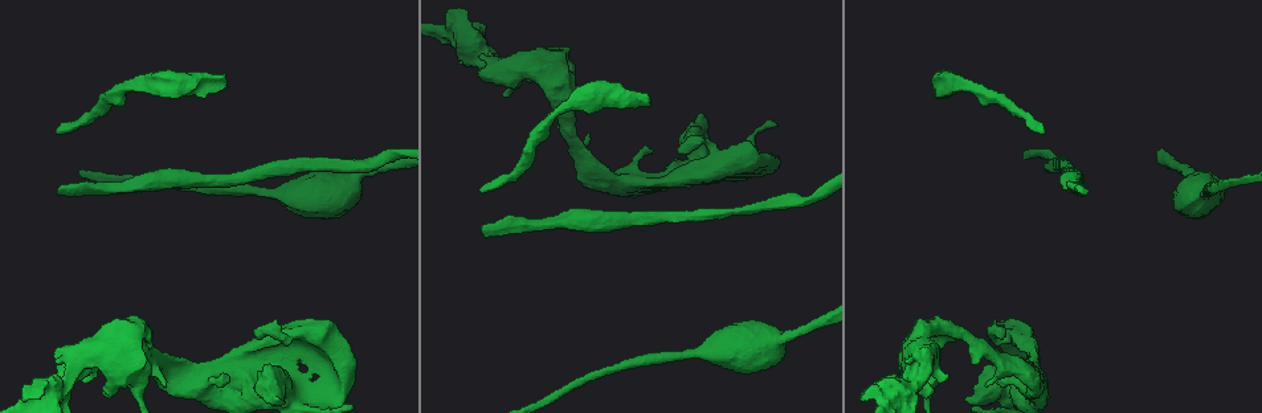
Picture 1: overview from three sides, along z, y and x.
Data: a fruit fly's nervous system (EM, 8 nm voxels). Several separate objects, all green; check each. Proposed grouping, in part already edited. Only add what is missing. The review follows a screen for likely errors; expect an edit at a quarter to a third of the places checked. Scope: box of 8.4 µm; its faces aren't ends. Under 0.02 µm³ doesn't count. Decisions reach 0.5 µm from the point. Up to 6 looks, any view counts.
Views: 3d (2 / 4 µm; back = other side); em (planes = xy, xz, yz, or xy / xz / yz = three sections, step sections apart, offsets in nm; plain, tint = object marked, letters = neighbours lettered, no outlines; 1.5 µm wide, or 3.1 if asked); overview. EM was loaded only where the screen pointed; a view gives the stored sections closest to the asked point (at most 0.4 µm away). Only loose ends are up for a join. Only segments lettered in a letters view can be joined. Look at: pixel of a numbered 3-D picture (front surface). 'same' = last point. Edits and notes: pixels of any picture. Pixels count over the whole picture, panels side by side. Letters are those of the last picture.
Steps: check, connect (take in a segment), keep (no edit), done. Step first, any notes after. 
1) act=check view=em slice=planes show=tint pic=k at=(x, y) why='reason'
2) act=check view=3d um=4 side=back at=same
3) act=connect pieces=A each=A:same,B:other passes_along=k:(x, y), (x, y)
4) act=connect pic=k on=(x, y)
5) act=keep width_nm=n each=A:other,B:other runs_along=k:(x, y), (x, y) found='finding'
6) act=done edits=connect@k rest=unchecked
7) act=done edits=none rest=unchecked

act=check view=3d um=2 pic=1 at=(646, 98) why='an open end'

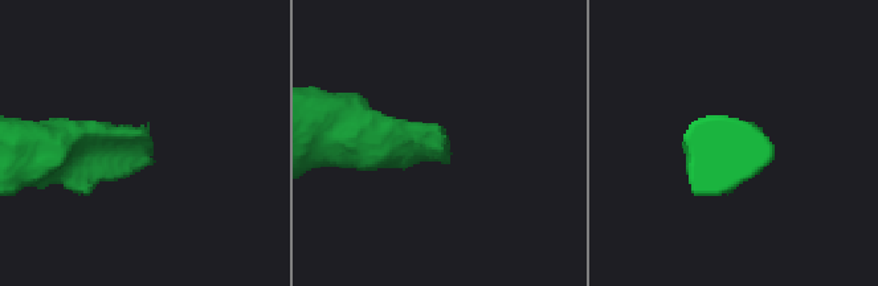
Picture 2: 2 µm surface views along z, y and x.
act=check view=em slice=planes show=tint pic=2 at=(149, 129) why='now the EM'

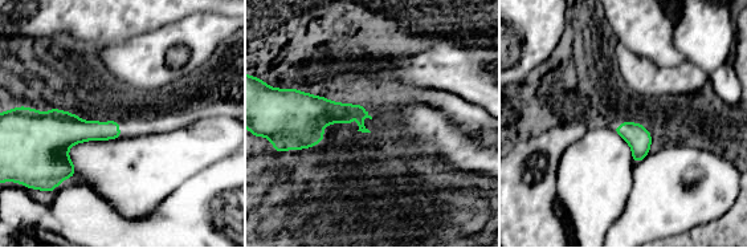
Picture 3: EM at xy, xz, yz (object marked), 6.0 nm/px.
act=check view=em slice=planes show=letters at=same why='what lies round it'

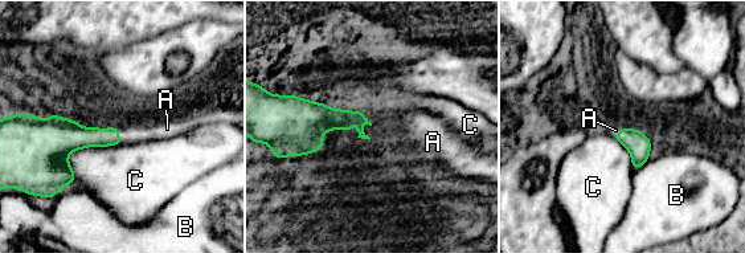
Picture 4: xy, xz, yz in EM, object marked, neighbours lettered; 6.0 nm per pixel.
act=connect pieces=A each=A:same,B:other,C:other passes_along=4:(77, 137), (118, 135), (129, 134) found='the neuron continues'

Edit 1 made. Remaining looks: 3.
act=check view=3d um=2 pic=1 at=(1026, 364) why='branch stops here'

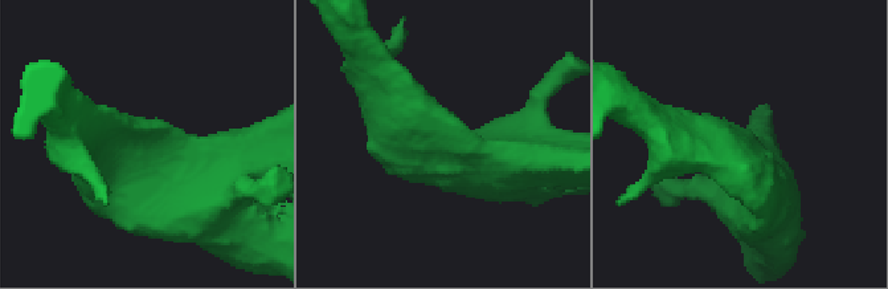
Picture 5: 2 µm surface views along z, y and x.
act=check view=em slice=planes show=plain pic=5 at=(180, 136) arm_widths_nm=280,420 why='now the EM'

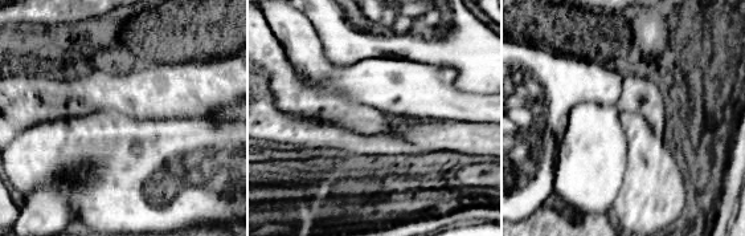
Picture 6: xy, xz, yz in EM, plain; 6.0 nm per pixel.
act=check view=em slice=planes show=letters at=same why='see the neighbours'

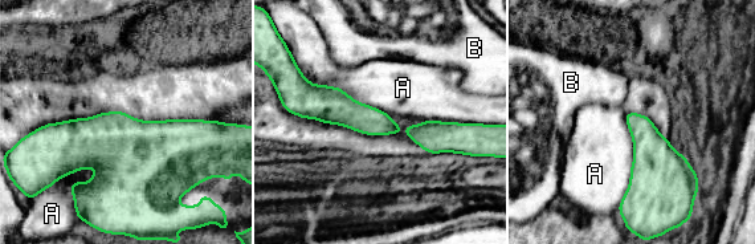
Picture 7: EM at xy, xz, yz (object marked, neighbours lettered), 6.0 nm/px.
act=keep each=A:other,B:other runs_along=7:(302, 108), (339, 108), (412, 131), (460, 129) found='no lettered segment goes on from it'

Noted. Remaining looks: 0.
act=done edits=connect@4 rest=unchecked

